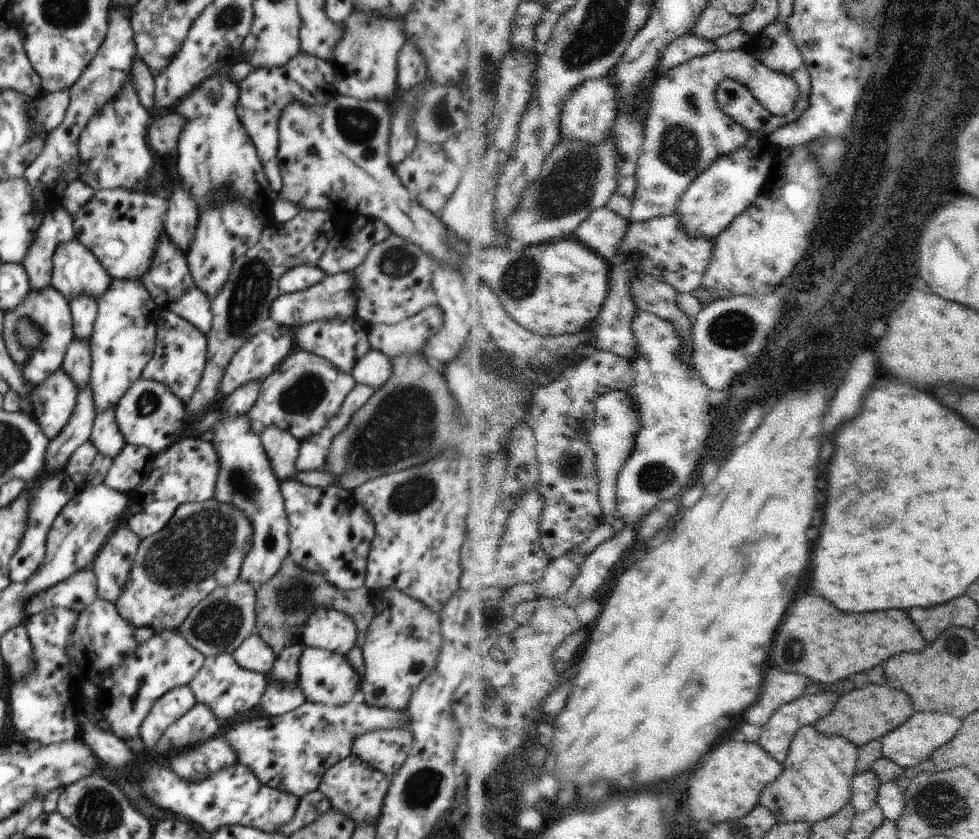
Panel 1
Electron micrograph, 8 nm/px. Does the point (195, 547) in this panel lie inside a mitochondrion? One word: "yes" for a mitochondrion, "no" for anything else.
yes

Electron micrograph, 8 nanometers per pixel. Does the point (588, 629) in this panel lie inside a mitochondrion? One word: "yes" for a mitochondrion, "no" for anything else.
no

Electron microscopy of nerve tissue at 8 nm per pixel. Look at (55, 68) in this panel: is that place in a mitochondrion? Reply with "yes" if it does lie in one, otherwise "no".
no

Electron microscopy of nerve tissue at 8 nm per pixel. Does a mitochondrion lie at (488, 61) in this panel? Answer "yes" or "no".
no

